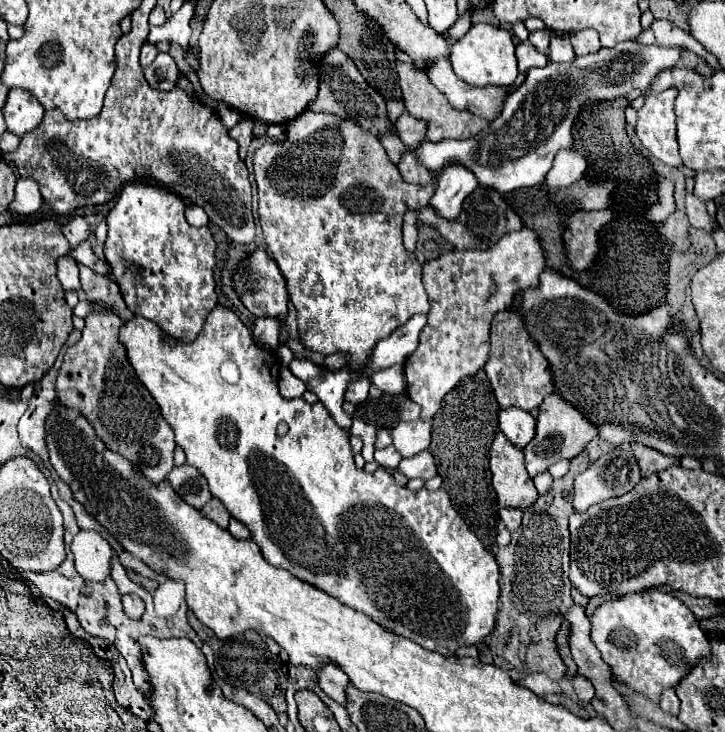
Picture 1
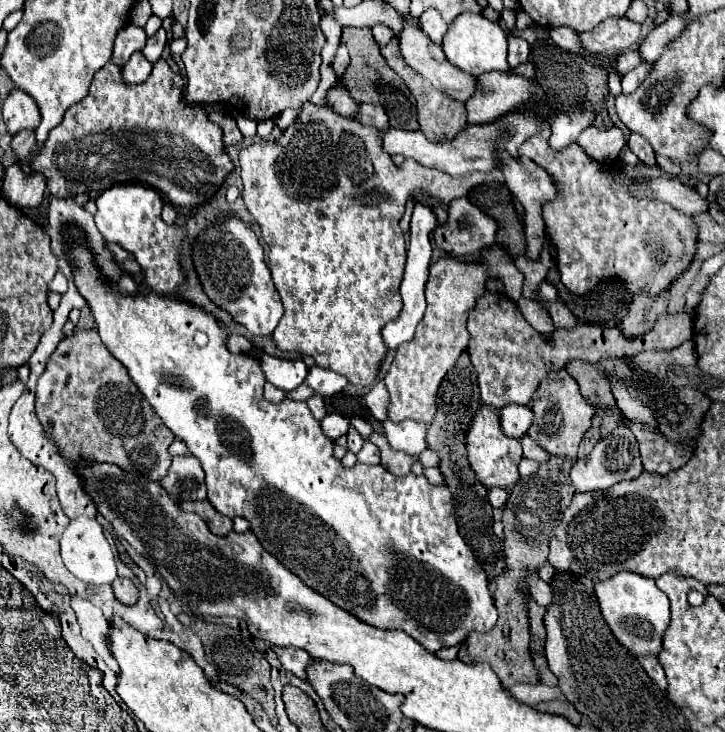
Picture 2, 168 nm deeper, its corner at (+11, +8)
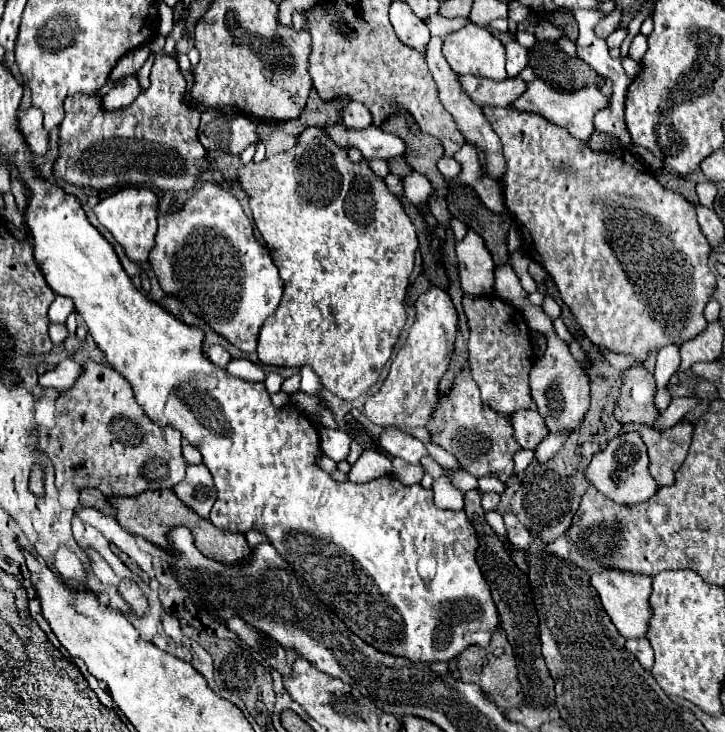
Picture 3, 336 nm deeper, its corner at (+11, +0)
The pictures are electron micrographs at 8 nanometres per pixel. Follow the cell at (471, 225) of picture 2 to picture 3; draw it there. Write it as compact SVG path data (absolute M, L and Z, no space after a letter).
M468 230L466 238L456 242L458 270L462 290L474 296L486 296L494 292L494 262L484 240Z

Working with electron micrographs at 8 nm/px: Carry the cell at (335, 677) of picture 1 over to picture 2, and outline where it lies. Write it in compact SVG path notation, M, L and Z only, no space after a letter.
M274 648L280 662L284 664L286 670L290 670L294 676L298 678L308 678L304 676L304 668L308 668L308 664L312 664L312 656L308 656L308 652L300 650L300 648Z

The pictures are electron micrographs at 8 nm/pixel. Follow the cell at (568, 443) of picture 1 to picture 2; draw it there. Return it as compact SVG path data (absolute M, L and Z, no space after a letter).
M566 370L564 376L552 376L548 384L538 388L538 392L532 398L532 412L534 412L534 424L526 434L550 454L576 458L578 444L584 432L590 428L594 408L584 402L576 380Z

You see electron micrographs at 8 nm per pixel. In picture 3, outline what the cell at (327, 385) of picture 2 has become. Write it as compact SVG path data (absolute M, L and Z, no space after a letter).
M302 366L302 368L300 368L300 376L302 376L302 382L300 382L300 390L302 390L302 392L306 392L306 394L316 394L318 390L322 390L322 384L320 384L320 380L316 378L316 372L312 372L312 368Z

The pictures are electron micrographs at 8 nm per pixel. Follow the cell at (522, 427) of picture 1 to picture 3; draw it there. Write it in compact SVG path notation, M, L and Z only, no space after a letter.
M534 408L514 412L512 426L514 426L516 442L526 450L536 450L536 446L548 436L548 426L544 424L544 418Z

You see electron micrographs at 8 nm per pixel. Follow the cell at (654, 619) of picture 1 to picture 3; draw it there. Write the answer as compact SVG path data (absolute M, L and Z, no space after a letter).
M602 570L598 574L592 574L590 582L598 590L606 614L610 616L610 620L614 622L614 626L618 628L618 632L624 638L646 636L648 622L650 622L650 606L648 606L648 598L652 592L652 578L650 576L628 574L628 572L620 572L620 570Z

